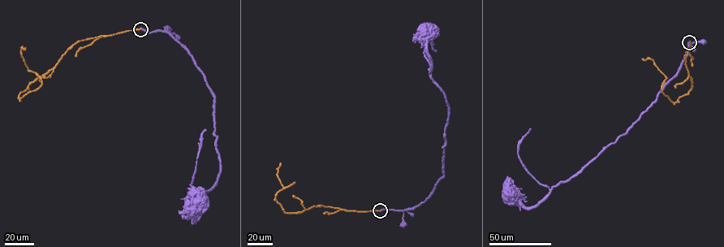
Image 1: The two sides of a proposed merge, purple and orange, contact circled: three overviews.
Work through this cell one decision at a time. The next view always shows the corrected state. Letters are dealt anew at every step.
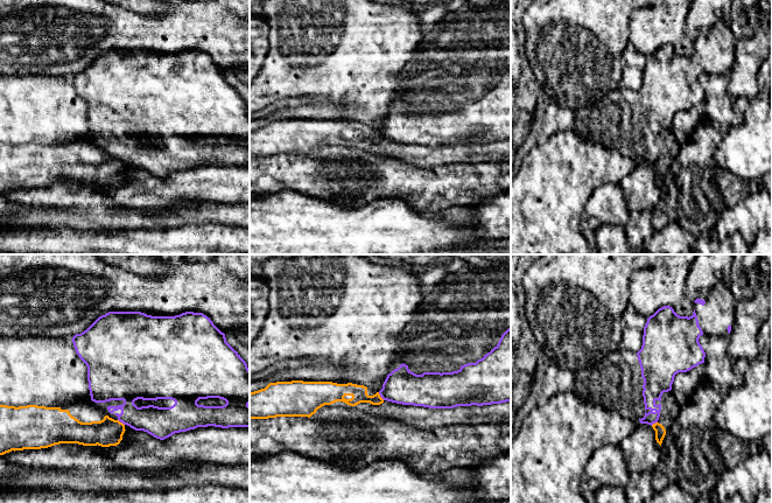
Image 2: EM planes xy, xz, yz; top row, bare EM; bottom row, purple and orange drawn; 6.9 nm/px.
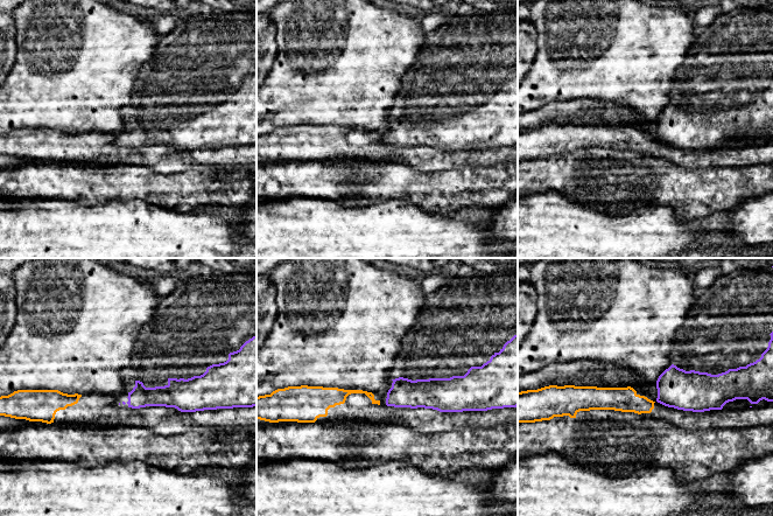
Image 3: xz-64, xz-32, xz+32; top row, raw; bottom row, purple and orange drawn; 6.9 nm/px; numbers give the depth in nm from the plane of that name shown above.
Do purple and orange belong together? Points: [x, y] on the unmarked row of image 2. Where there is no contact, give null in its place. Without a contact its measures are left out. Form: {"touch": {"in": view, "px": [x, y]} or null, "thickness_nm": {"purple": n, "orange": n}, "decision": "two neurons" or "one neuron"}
{"touch": {"in": "xz", "px": [380, 134]}, "thickness_nm": {"purple": 240, "orange": 110}, "decision": "two neurons"}

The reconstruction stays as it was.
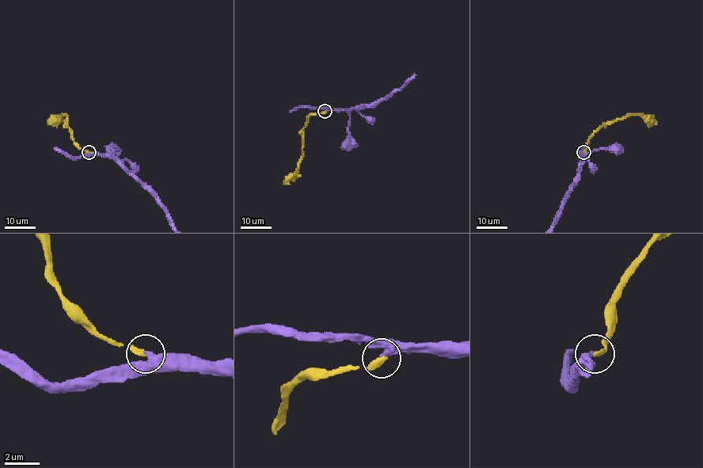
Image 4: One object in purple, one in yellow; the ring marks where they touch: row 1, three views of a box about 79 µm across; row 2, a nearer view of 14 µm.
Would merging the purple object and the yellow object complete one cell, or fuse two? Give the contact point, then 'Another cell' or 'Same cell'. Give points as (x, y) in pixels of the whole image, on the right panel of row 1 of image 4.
Place: (583, 152). Same cell

